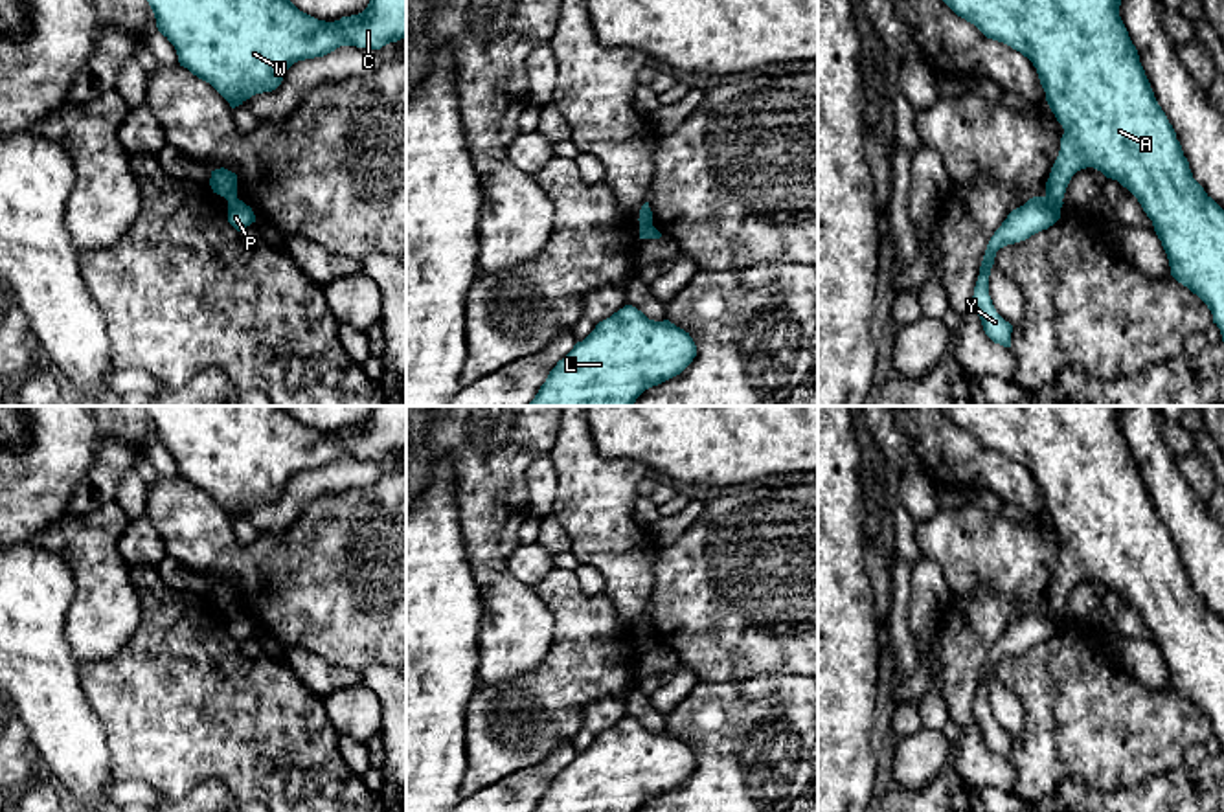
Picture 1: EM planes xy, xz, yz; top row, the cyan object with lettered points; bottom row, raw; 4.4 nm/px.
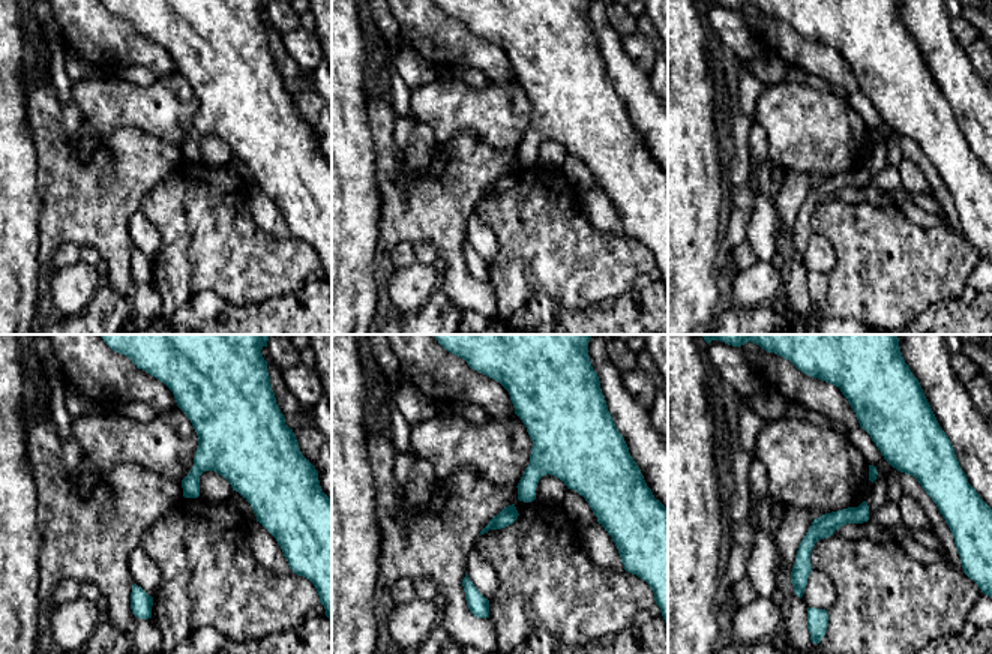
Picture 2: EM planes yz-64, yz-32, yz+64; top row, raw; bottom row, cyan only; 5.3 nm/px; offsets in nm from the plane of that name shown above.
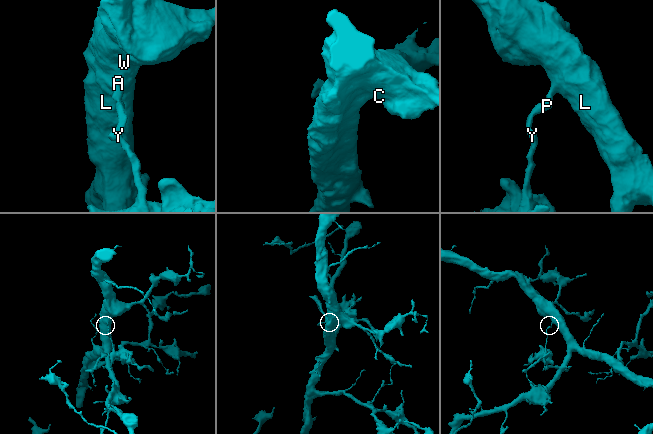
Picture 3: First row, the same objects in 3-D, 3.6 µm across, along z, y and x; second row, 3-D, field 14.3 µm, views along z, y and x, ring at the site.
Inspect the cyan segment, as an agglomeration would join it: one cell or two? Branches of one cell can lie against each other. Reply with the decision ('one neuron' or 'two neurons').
two neurons

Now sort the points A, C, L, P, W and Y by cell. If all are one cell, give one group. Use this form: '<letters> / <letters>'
A C L W / P Y

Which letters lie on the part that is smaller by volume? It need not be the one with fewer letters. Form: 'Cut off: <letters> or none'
Cut off: P, Y

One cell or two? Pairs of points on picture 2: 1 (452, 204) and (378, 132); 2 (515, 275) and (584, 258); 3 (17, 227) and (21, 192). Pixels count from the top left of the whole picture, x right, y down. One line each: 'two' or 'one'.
1: one
2: one
3: one

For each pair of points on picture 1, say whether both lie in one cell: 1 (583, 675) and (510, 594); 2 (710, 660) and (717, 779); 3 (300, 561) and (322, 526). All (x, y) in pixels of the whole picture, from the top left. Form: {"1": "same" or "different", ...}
{"1": "different", "2": "different", "3": "same"}

